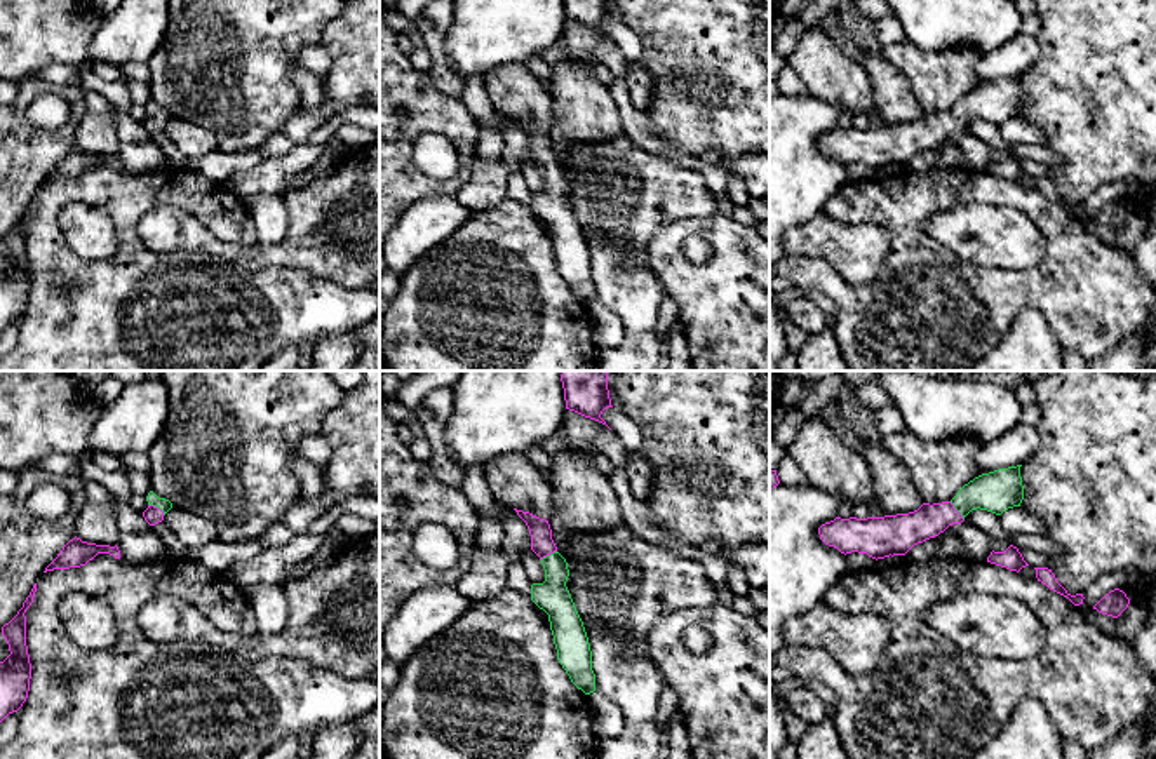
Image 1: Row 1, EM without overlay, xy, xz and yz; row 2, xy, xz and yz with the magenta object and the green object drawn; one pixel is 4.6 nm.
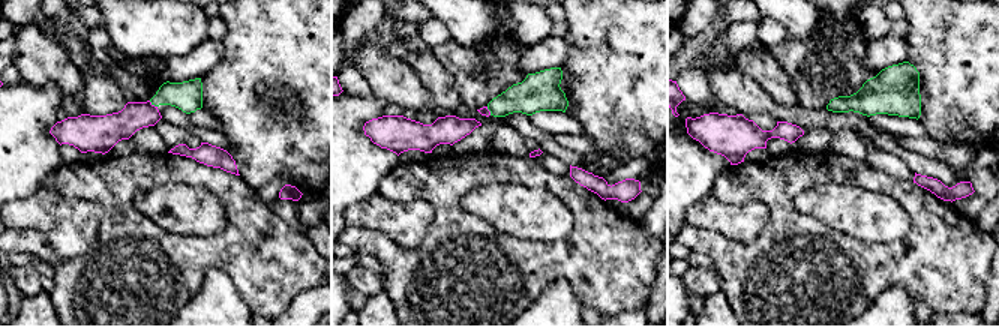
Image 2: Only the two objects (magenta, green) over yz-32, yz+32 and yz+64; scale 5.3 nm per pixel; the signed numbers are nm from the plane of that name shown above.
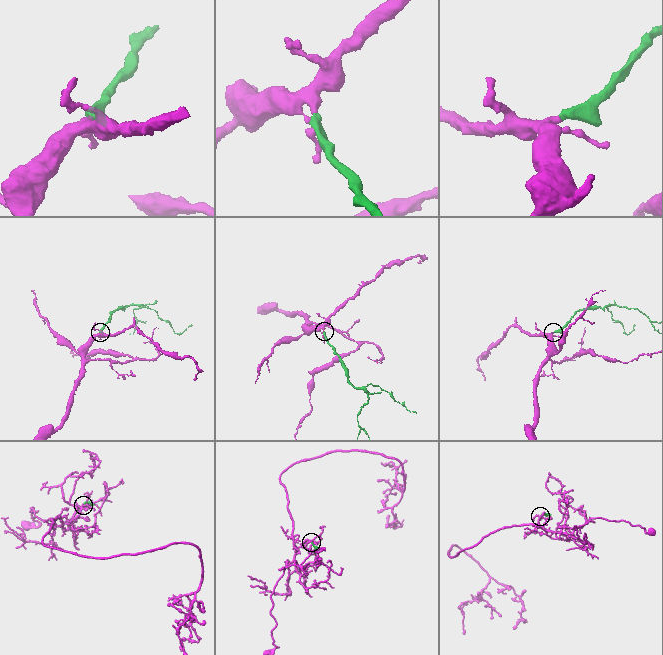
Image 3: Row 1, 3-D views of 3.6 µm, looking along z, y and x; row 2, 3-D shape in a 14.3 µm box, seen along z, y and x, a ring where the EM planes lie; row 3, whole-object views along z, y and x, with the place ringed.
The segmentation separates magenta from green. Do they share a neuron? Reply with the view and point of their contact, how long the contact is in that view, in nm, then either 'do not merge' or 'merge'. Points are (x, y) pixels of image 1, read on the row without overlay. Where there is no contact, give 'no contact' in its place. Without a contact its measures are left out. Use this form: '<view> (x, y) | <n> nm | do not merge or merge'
xy (155, 117) | 90 nm | merge

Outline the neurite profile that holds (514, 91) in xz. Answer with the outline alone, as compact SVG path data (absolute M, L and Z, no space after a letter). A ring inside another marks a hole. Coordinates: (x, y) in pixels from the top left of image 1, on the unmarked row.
M526 63L498 66L484 77L484 82L489 104L496 113L529 122L545 131L559 124L554 96Z

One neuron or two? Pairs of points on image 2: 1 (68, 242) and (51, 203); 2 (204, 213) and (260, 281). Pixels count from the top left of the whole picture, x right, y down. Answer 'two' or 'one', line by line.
1: one
2: two

